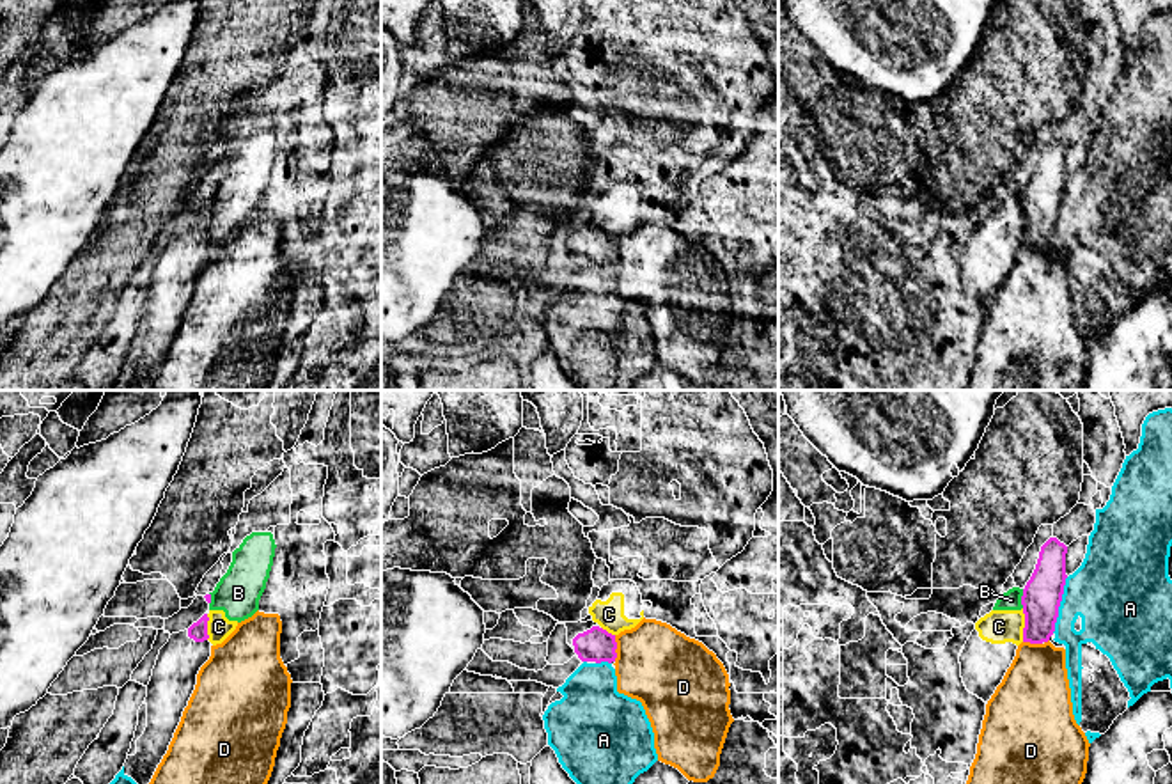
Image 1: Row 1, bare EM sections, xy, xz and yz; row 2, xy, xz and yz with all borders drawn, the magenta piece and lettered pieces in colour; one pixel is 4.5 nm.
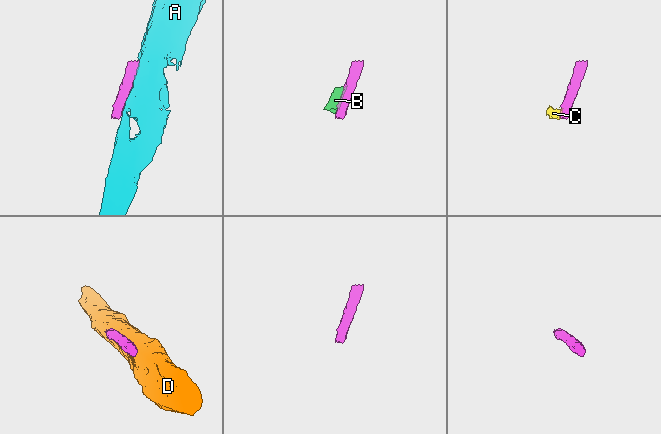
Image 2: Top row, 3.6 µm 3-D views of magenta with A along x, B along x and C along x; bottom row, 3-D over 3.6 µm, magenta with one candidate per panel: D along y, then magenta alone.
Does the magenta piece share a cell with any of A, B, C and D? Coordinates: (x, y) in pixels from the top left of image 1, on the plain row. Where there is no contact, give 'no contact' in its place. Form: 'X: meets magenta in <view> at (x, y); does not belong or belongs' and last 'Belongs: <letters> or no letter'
A: meets magenta in yz at (1059, 208); does not belong
B: meets magenta in yz at (1022, 201); does not belong
C: meets magenta in yz at (1025, 227); does not belong
D: meets magenta in xz at (616, 250); does not belong
Belongs: no letter

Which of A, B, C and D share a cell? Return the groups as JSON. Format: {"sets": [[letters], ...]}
{"sets": [["A"], ["B", "C"], ["D"]]}

